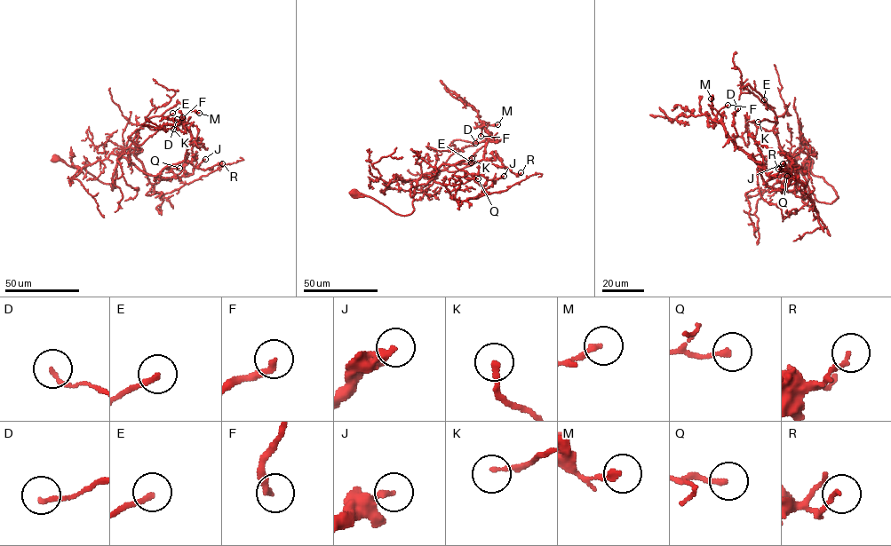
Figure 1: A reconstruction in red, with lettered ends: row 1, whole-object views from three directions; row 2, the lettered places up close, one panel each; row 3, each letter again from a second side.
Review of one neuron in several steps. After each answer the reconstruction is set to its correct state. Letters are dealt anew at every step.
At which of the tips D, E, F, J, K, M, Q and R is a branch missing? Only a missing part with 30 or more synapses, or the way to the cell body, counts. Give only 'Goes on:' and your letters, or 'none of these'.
Goes on: F, K

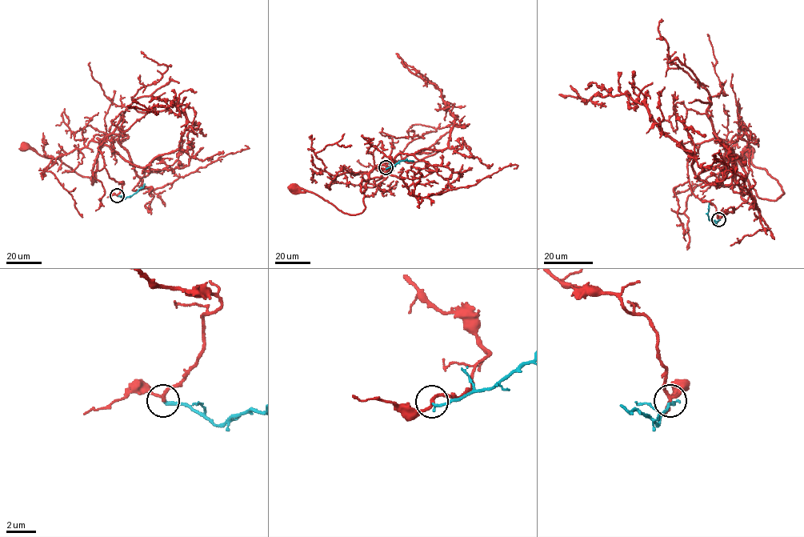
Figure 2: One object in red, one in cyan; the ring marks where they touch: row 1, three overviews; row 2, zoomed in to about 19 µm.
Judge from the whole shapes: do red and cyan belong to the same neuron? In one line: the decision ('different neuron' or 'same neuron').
same neuron

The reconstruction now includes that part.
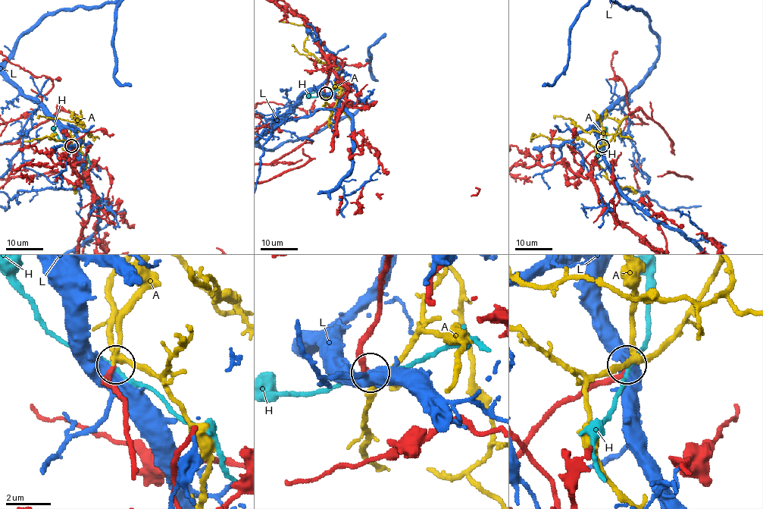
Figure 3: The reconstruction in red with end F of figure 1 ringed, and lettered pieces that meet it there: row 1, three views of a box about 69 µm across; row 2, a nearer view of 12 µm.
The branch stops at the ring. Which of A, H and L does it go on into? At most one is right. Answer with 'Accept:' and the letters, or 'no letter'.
Accept: A

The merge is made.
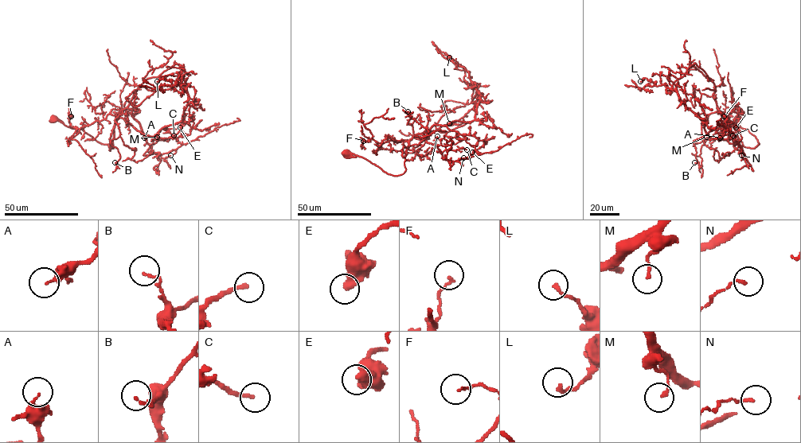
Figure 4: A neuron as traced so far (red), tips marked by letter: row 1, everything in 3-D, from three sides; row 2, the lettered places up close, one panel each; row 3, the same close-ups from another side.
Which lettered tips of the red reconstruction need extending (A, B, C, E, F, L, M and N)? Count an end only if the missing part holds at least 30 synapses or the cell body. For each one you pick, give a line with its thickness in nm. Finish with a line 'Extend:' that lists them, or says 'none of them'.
Extend: none of them

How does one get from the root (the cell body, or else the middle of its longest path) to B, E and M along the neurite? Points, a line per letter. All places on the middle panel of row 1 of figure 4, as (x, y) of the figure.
B: (345, 153), (402, 174), (413, 135), (407, 123), (412, 118), (403, 110), (412, 112), (408, 111)
E: (345, 153), (400, 175), (405, 169), (407, 148), (417, 145), (435, 125), (486, 141), (472, 152)
M: (345, 153), (365, 158), (388, 173), (400, 175), (405, 169), (407, 148), (417, 145), (435, 125), (449, 123)

